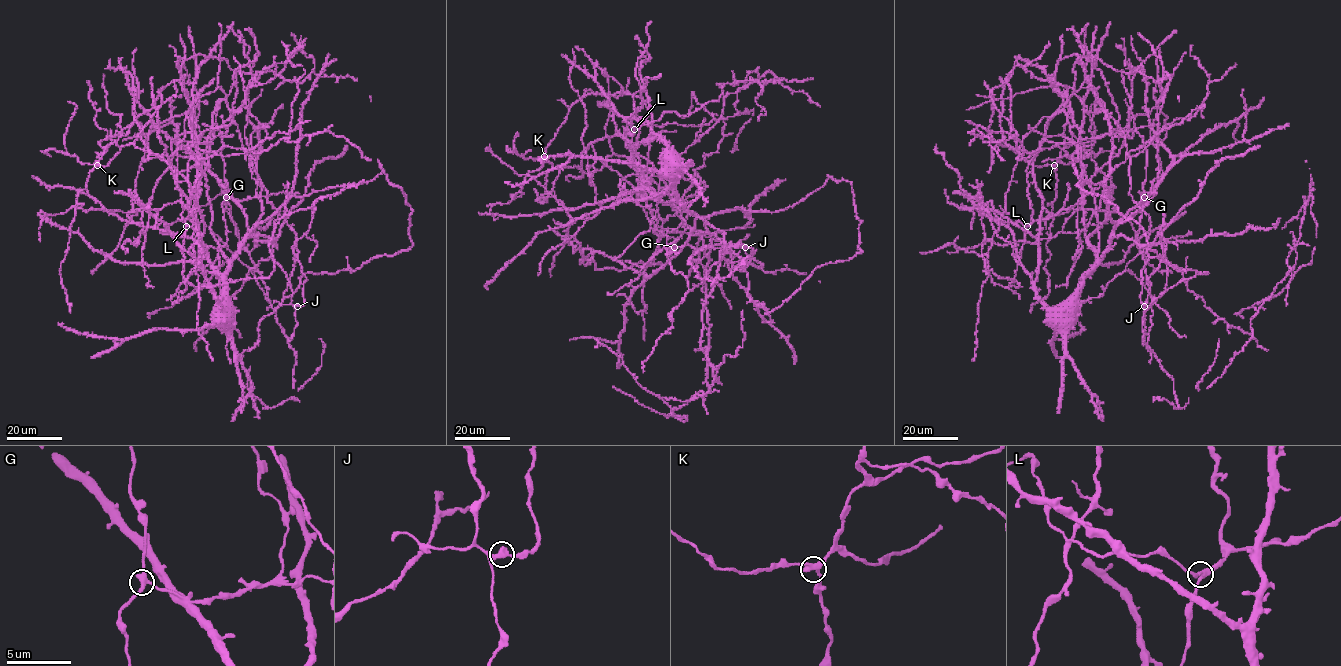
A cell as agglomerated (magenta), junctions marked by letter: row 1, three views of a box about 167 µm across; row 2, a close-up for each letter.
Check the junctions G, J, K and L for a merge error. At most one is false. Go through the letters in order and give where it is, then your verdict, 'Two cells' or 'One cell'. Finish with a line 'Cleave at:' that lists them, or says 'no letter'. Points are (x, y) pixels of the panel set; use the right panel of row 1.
G: Place: (1144, 197). One cell
J: Place: (1144, 306). Two cells
K: Place: (1054, 165). One cell
L: Place: (1027, 226). One cell
Cleave at: J

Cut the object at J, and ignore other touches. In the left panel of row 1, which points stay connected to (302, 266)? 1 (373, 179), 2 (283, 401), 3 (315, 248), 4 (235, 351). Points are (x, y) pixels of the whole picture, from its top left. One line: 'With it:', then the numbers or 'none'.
With it: 2

